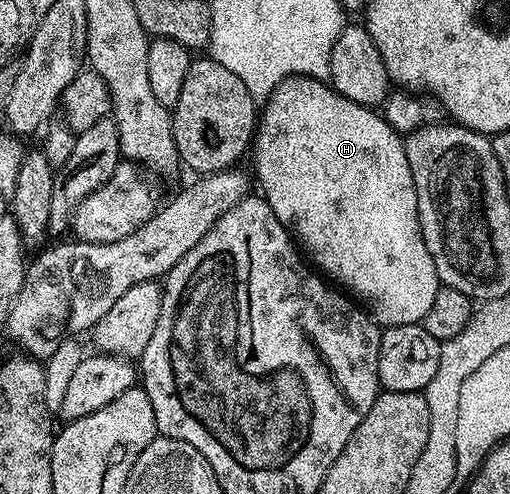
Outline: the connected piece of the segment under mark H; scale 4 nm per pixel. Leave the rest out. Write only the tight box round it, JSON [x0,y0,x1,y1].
[251,75,439,328]

